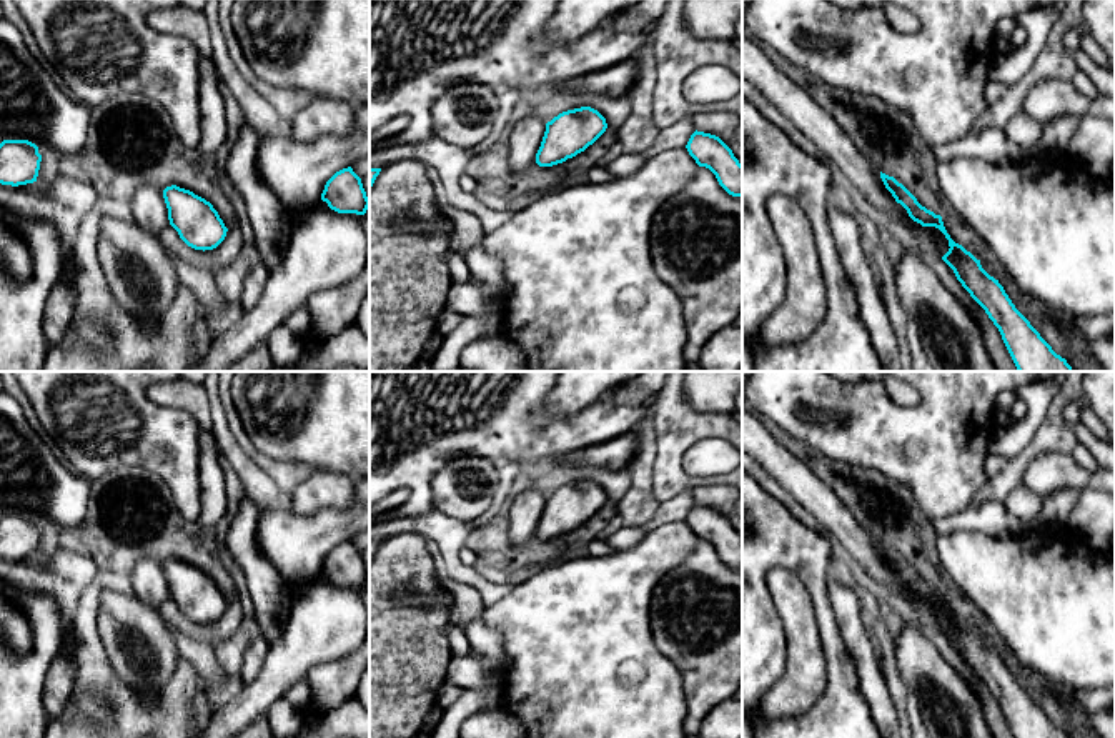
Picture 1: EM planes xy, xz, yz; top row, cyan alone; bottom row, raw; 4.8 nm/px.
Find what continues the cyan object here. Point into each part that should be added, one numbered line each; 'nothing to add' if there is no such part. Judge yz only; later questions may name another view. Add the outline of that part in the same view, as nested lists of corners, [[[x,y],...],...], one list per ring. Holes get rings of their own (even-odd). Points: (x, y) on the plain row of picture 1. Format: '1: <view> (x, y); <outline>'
1: yz (794, 475); [[[742,408],[742,450],[754,456],[790,493],[819,521],[824,531],[834,535],[872,580],[897,590],[914,611],[940,630],[949,625],[945,608],[935,600],[922,600],[914,595],[885,561],[880,543],[857,523],[817,473],[780,445],[759,415],[746,408]]]

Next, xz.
1: xz (525, 510); [[[536,488],[514,496],[508,506],[509,540],[514,545],[526,543],[536,535],[546,505],[546,495]]]

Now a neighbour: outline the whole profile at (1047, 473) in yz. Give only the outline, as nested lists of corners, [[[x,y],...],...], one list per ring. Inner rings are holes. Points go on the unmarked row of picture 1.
[[[1043,453],[1030,461],[1023,473],[1023,486],[1045,498],[1058,490],[1085,490],[1090,473],[1067,453]]]

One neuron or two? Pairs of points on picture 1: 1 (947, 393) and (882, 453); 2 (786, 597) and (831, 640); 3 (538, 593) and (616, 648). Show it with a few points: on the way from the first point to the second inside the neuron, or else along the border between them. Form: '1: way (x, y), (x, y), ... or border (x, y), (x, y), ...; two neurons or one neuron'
1: way (931, 410), (899, 442); one neuron
2: border (806, 587), (826, 663); two neurons
3: way (558, 613), (596, 648); one neuron

